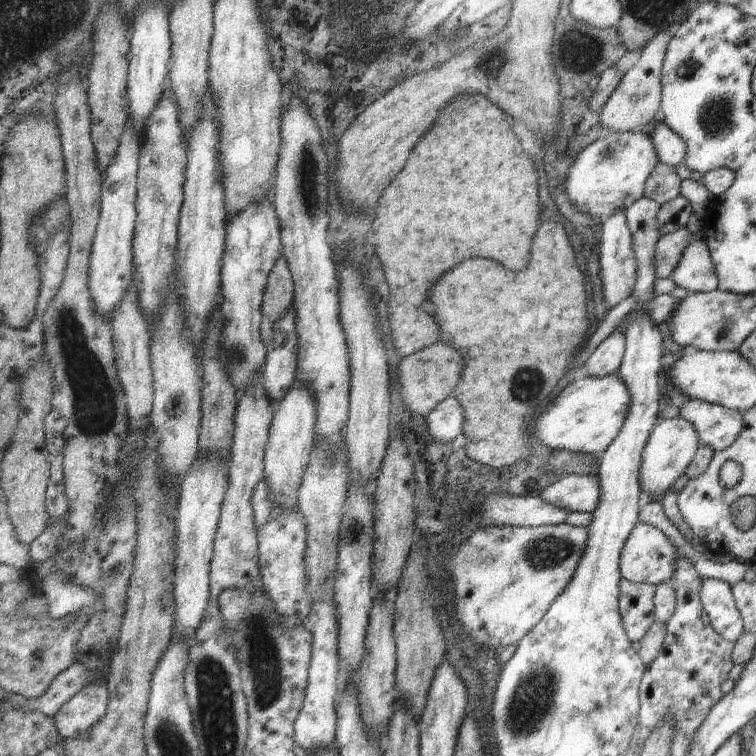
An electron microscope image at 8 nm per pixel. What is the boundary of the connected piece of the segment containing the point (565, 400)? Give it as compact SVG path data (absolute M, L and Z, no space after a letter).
M616 372L601 378L580 374L566 384L555 397L555 402L549 404L549 414L547 414L547 407L541 412L541 416L532 426L533 440L537 439L552 451L598 456L612 444L612 440L620 432L624 418L627 416L628 404L627 387Z

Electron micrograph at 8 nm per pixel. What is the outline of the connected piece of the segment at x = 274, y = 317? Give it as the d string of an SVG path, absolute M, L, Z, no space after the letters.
M285 256L276 262L265 290L263 314L275 326L294 306L294 278Z

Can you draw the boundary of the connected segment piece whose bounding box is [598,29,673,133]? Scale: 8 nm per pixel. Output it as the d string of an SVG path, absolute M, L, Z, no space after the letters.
M667 29L657 31L657 34L650 38L640 50L636 63L622 74L617 86L601 107L601 114L598 114L599 124L604 129L610 129L613 133L623 133L637 126L643 126L659 116L662 94L659 75L664 52L672 32L668 32Z

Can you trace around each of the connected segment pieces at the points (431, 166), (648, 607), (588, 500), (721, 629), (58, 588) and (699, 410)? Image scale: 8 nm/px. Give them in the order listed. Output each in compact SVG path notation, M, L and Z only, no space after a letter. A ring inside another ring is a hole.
M475 93L469 96L459 95L440 112L429 134L425 134L423 140L413 148L407 170L397 176L393 186L385 190L380 200L379 206L372 213L377 214L373 216L377 220L375 224L372 220L371 232L390 288L388 309L393 328L390 344L400 357L408 357L439 342L439 326L434 316L431 316L431 311L427 310L427 300L431 284L434 285L441 274L449 272L459 262L469 258L491 258L501 262L509 270L525 270L531 260L533 236L537 234L541 224L539 176L533 168L533 162L523 154L523 148L519 146L515 134L509 130L505 112L499 110L489 98ZM499 142L503 148L501 152L507 154L507 158L503 154L503 160L509 162L507 166L521 168L499 168Z
M621 577L620 613L624 633L631 642L637 642L653 624L654 604L652 596L655 587L649 583L632 583Z
M565 475L543 490L541 499L570 512L591 514L598 499L596 475Z
M703 577L698 595L713 630L733 644L744 629L730 586L720 579Z
M50 577L41 581L40 586L51 604L50 612L54 619L59 619L72 608L89 607L100 599L91 589L66 583L61 577Z
M690 398L679 407L679 418L686 420L696 430L698 441L708 446L713 452L725 450L733 444L742 425L742 412L718 404L711 404L704 400Z

